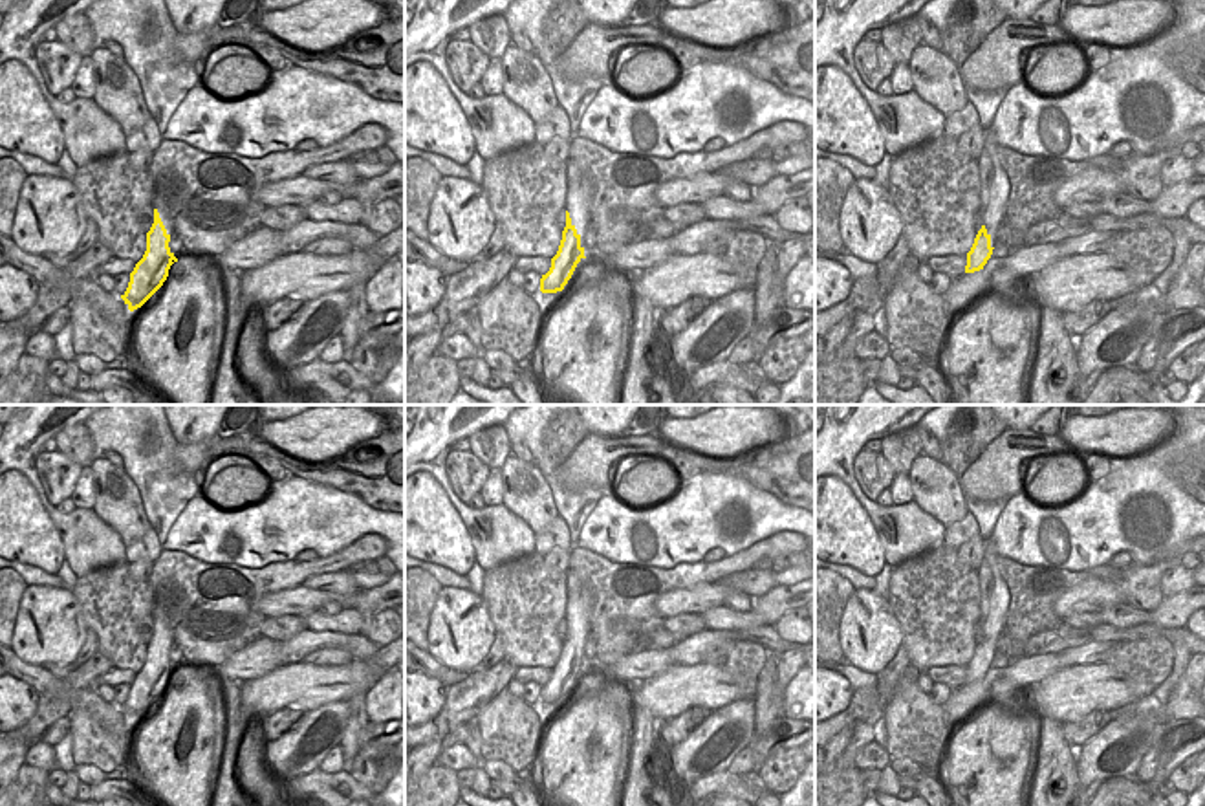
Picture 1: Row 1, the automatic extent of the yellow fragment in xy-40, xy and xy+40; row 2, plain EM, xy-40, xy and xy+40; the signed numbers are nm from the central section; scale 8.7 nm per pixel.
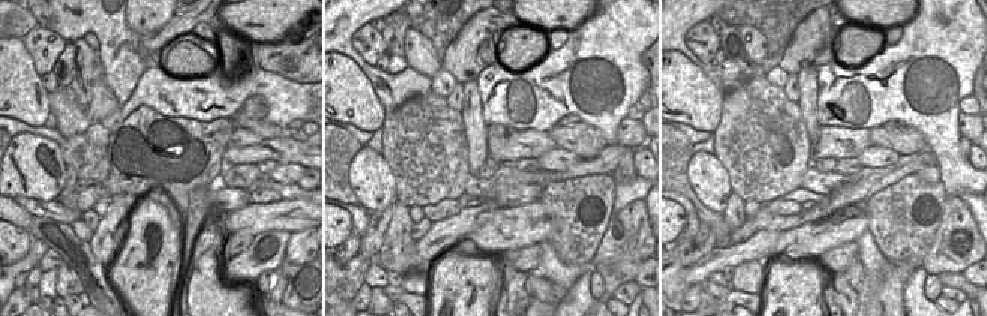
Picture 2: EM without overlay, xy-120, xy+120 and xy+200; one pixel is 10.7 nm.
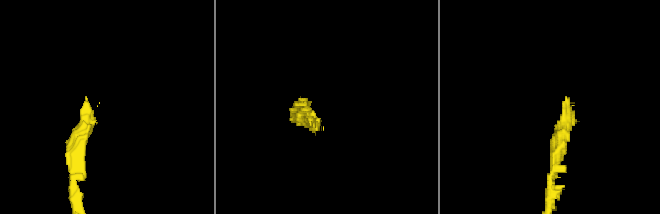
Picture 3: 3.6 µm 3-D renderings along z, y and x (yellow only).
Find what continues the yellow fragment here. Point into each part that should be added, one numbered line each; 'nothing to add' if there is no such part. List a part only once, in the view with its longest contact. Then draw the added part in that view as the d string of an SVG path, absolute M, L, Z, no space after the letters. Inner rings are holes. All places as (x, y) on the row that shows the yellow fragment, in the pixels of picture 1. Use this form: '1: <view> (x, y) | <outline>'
1: xy (579, 189) | M566 161L566 180L568 180L568 192L566 192L566 211L570 212L571 225L586 234L586 227L590 223L590 198L592 198L592 183L590 176L584 174L577 161Z

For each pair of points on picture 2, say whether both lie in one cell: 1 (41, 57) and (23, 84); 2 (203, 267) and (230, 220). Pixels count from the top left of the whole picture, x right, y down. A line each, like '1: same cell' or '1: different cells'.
1: different cells
2: different cells

